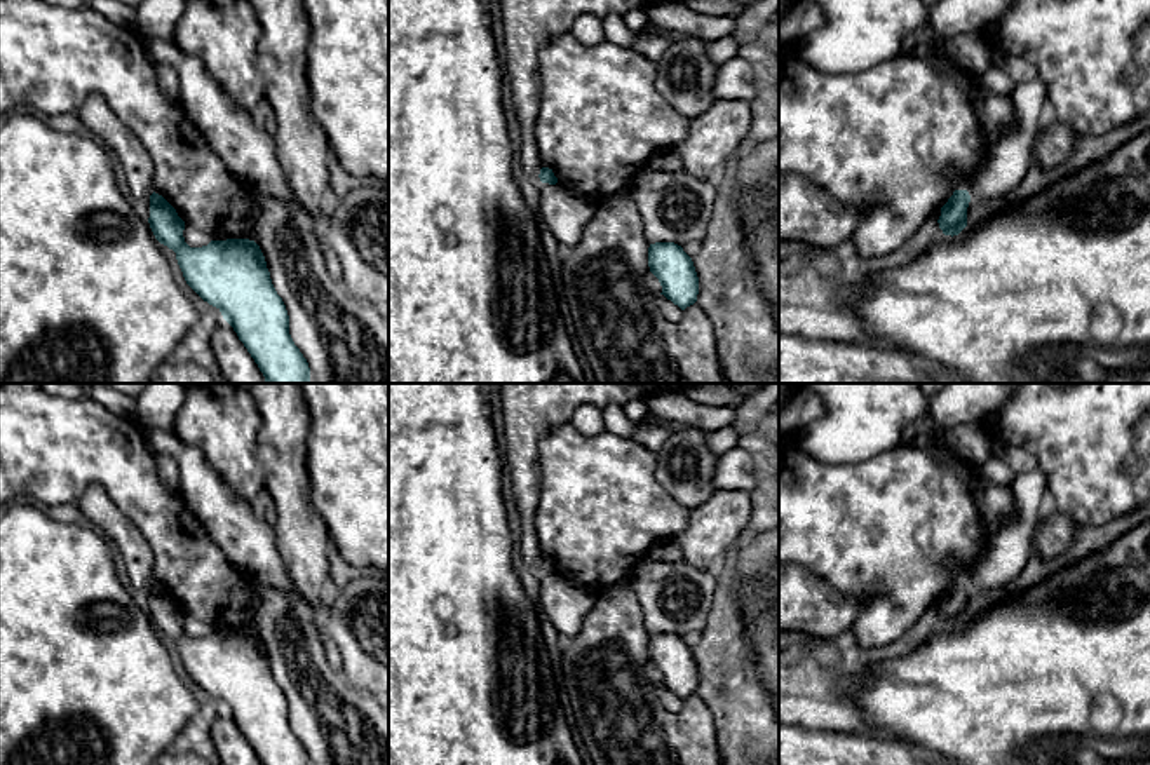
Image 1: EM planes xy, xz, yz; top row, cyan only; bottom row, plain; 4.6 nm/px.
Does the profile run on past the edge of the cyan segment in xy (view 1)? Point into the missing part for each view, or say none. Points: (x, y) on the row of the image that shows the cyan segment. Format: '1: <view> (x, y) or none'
1: none

